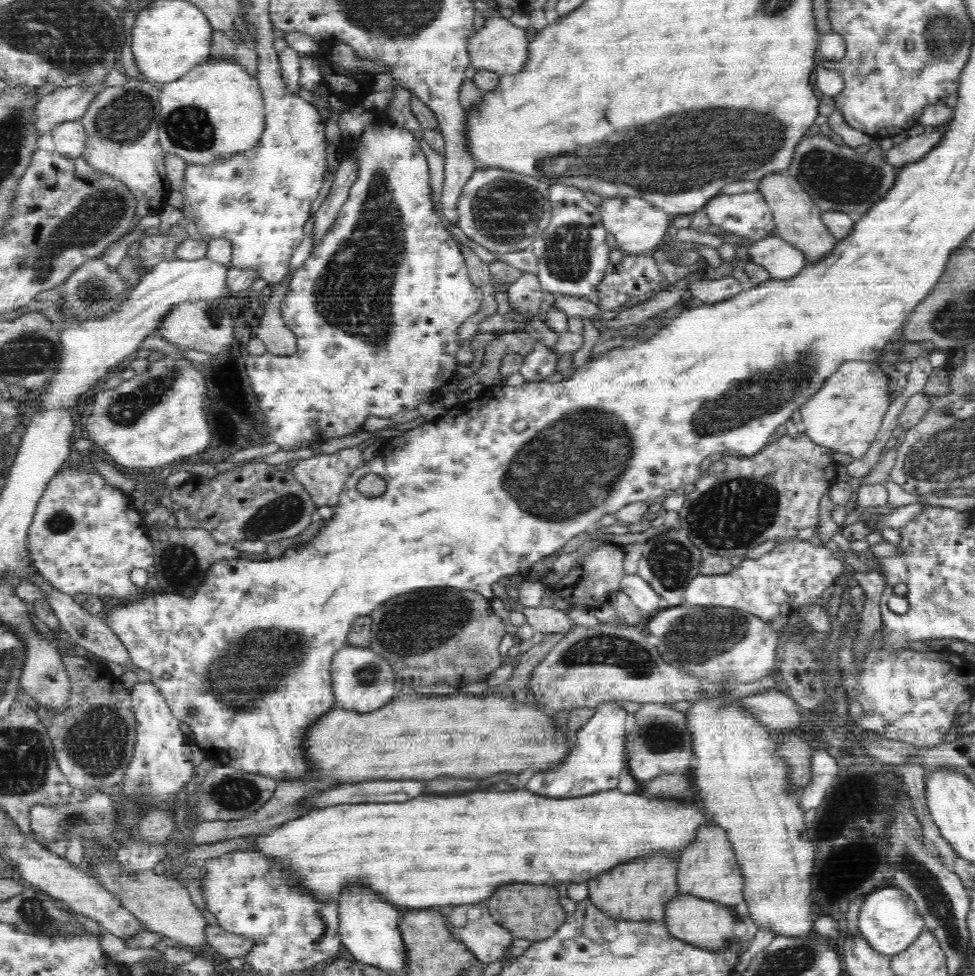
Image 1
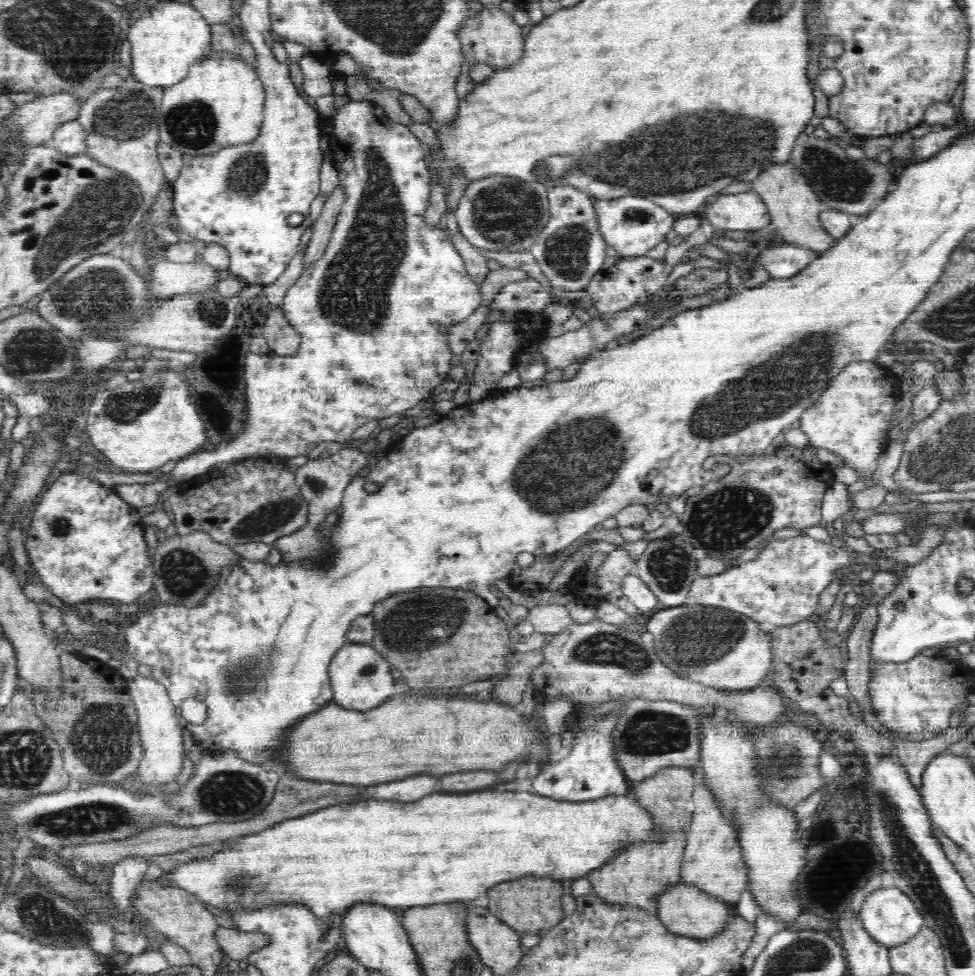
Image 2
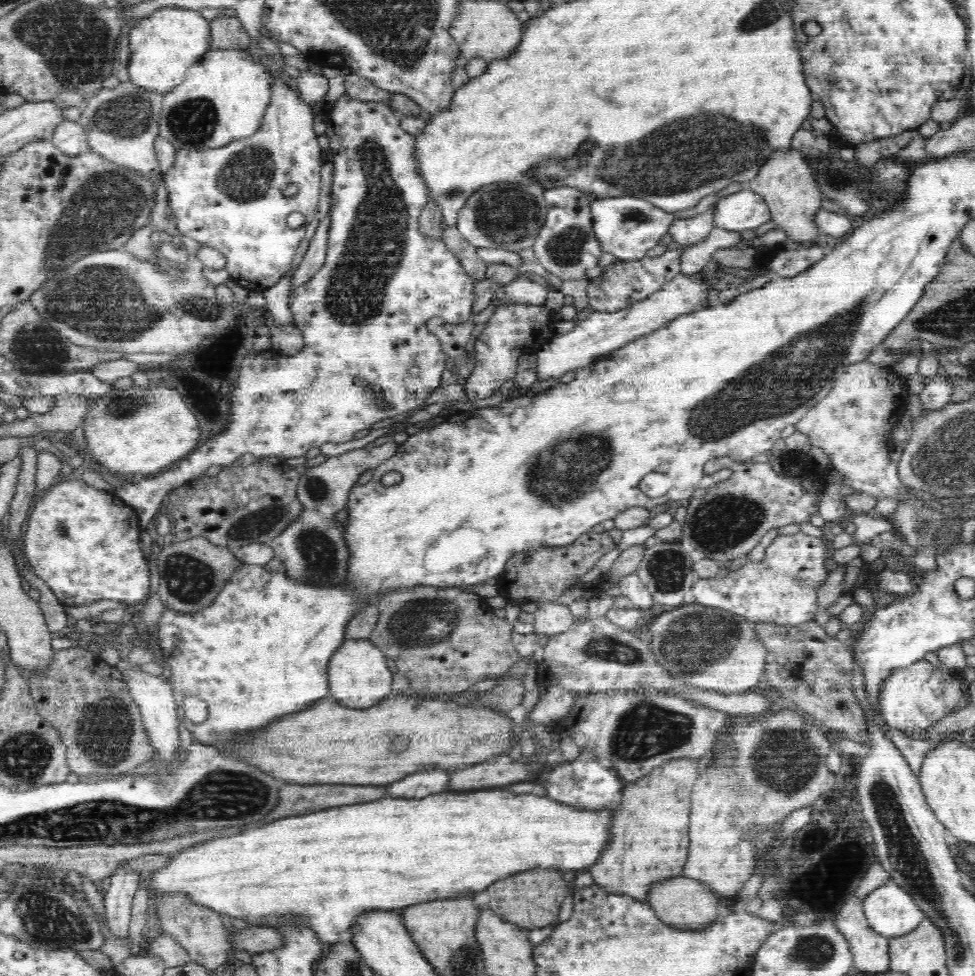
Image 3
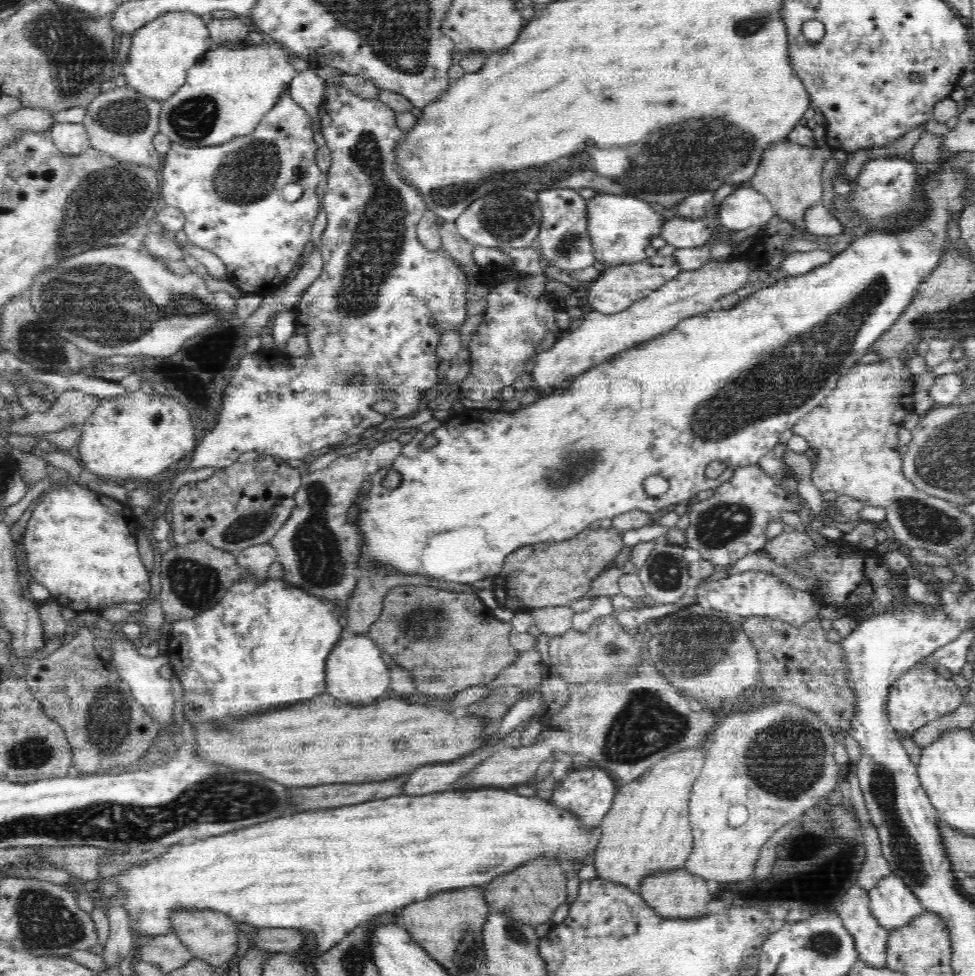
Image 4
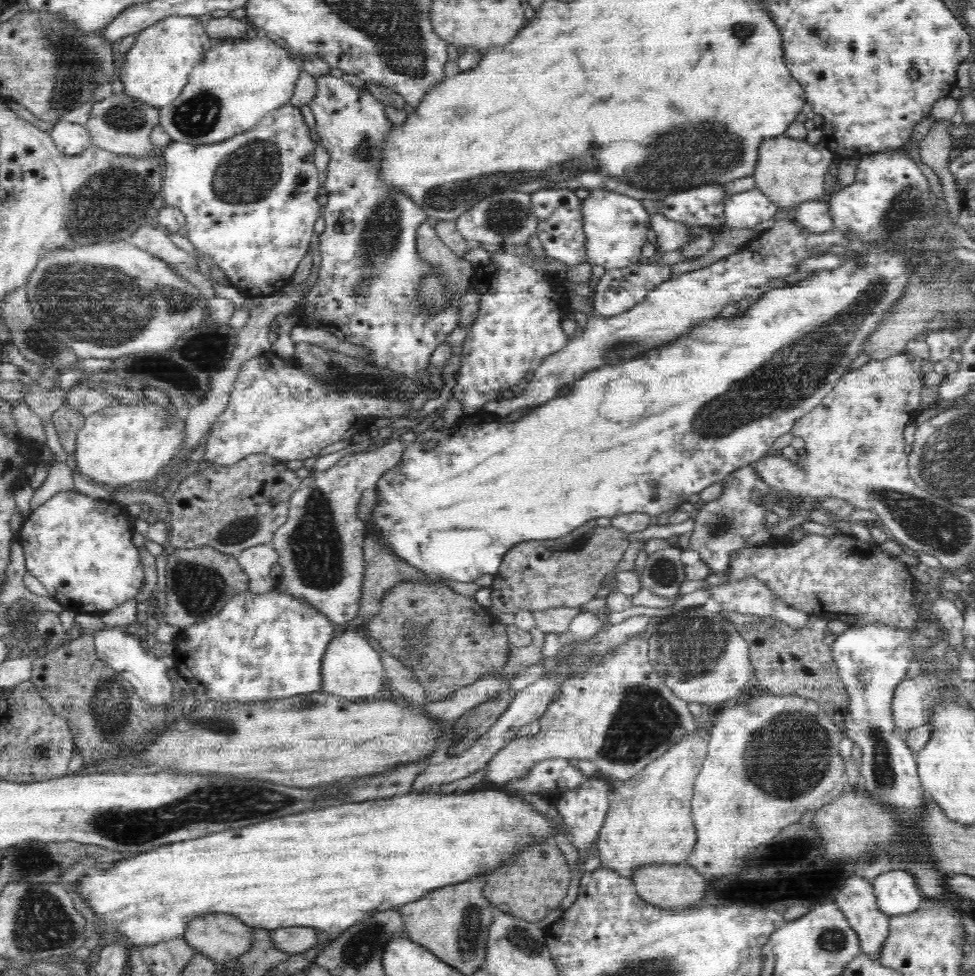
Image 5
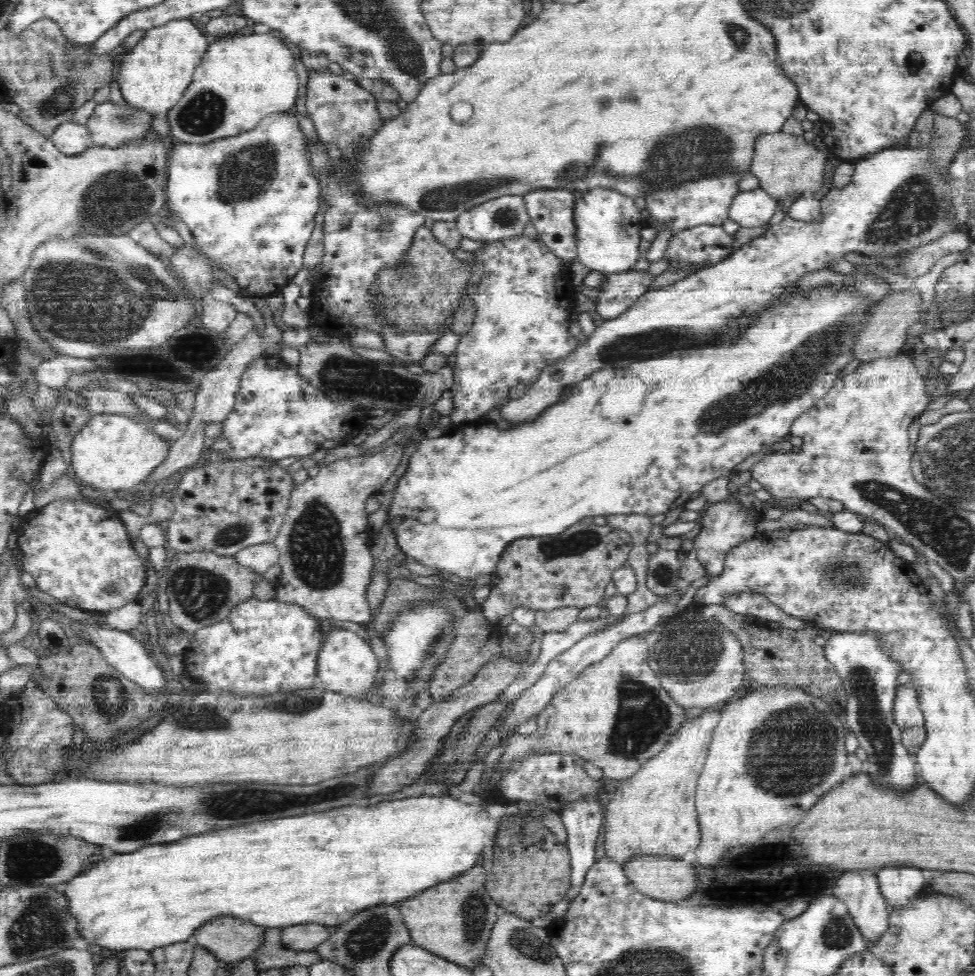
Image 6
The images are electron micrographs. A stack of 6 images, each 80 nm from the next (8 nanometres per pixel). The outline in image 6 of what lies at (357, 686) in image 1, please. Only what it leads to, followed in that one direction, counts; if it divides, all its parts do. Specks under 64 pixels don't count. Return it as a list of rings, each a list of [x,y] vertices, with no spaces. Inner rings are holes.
[[[328,628],[324,644],[318,655],[318,678],[324,688],[347,697],[363,698],[369,695],[378,682],[376,674],[380,670],[373,647],[358,634],[344,629]]]

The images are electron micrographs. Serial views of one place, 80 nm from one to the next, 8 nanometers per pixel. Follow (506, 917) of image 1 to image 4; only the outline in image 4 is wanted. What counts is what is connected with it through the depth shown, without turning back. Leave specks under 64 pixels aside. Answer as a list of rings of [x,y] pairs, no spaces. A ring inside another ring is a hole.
[[[536,860],[530,866],[514,870],[514,874],[498,877],[484,886],[484,896],[490,910],[502,913],[524,925],[541,925],[549,921],[560,904],[566,901],[566,872],[558,862]]]

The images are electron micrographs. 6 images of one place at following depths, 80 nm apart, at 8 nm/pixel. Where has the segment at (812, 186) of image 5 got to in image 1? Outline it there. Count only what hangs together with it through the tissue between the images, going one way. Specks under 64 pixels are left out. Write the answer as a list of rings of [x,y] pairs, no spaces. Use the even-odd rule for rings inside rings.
[[[786,171],[769,174],[758,181],[757,190],[772,209],[776,224],[774,235],[800,250],[805,255],[807,263],[813,265],[815,262],[820,262],[835,250],[838,240],[826,228],[822,220],[822,210],[816,206],[794,175],[787,174]]]

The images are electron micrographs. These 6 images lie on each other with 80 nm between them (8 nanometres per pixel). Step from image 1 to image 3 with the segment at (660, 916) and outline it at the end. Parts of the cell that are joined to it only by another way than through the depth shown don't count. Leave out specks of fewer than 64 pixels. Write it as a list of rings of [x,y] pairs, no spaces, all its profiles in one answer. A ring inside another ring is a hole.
[[[668,762],[666,766],[660,766],[658,770],[653,770],[652,773],[640,780],[635,781],[634,783],[626,783],[624,790],[622,790],[622,797],[619,800],[617,812],[613,814],[613,824],[612,824],[612,840],[609,844],[605,846],[605,852],[602,853],[601,858],[598,858],[598,862],[590,867],[589,872],[592,875],[594,884],[598,885],[599,888],[602,888],[603,892],[616,893],[620,895],[626,895],[627,897],[634,897],[636,901],[648,902],[648,892],[652,890],[654,884],[657,884],[658,881],[666,881],[669,878],[674,878],[682,875],[683,865],[686,863],[688,855],[688,846],[690,840],[689,836],[686,834],[688,832],[688,816],[690,816],[690,802],[680,802],[684,798],[688,798],[692,794],[692,786],[698,778],[698,762]]]

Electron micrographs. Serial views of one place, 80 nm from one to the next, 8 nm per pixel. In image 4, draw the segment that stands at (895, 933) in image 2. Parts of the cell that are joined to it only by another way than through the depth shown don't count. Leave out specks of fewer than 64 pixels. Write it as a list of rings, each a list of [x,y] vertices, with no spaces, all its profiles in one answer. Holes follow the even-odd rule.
[[[892,873],[881,878],[868,895],[875,924],[888,933],[910,926],[924,912],[922,901]]]

